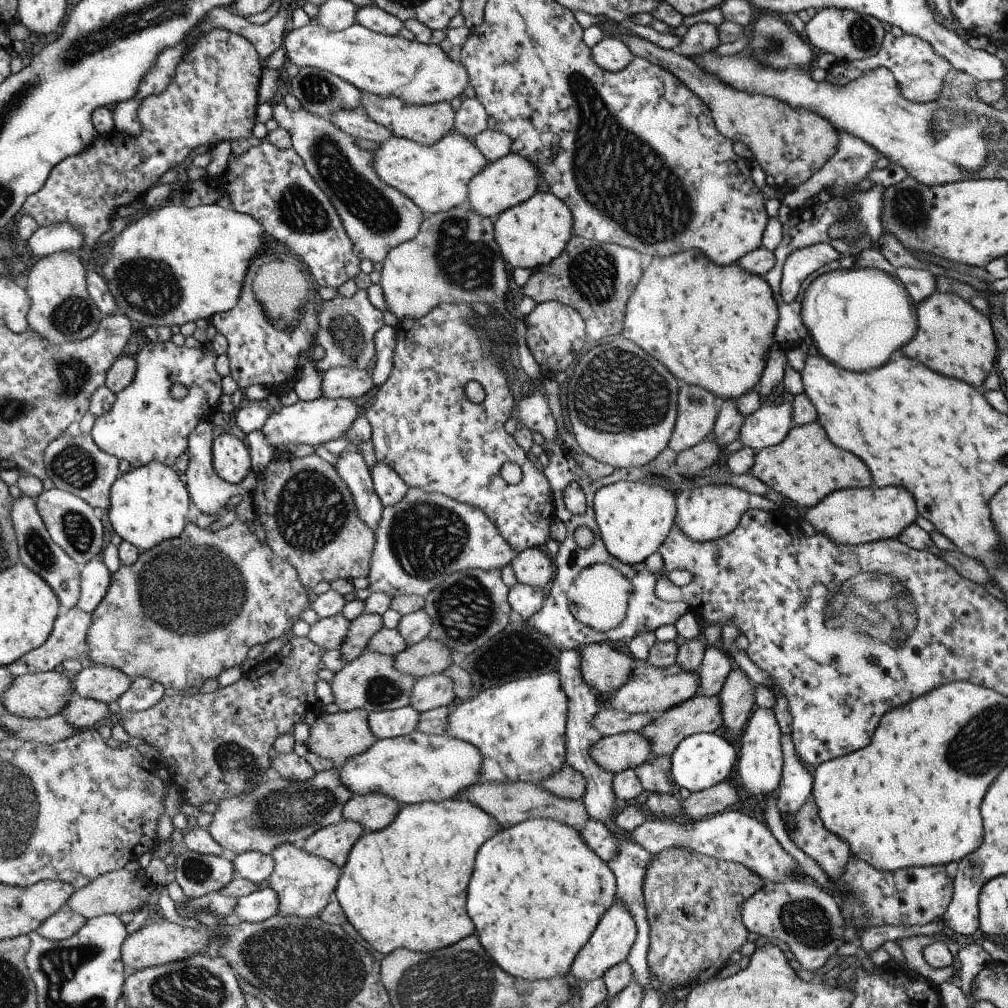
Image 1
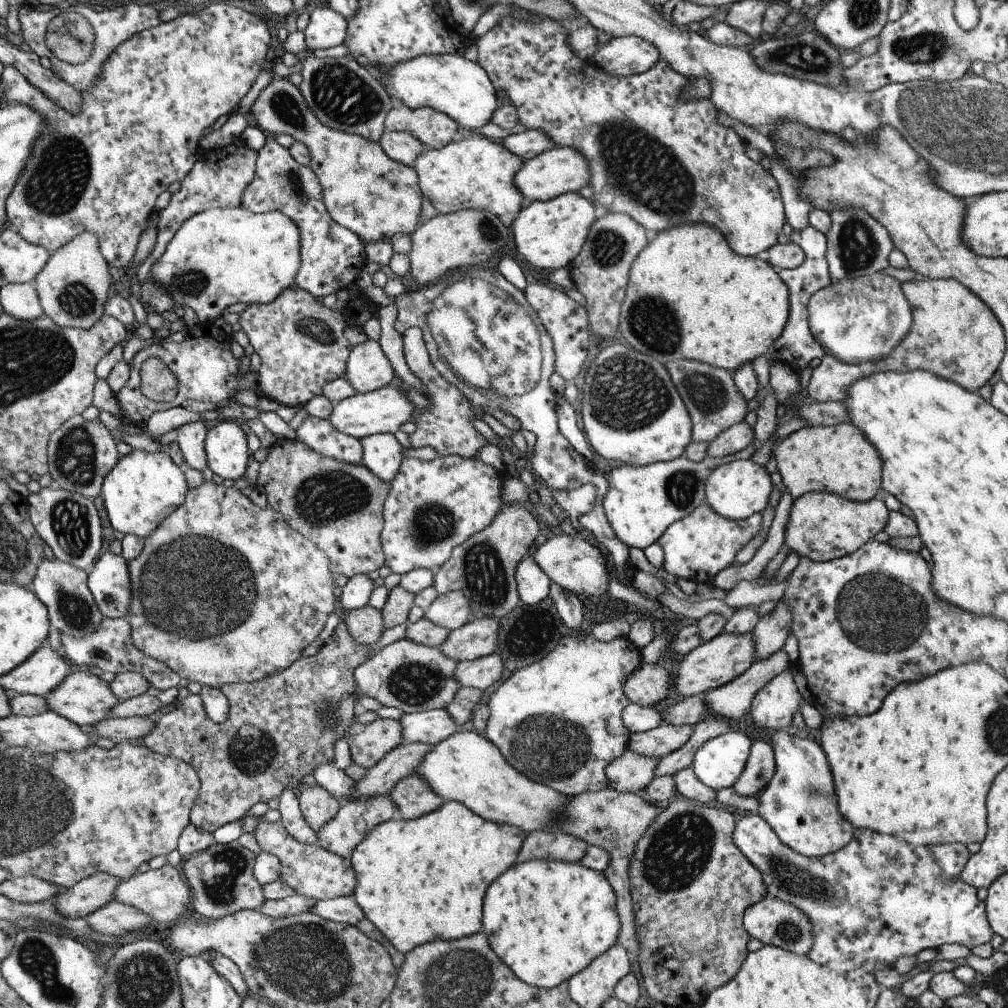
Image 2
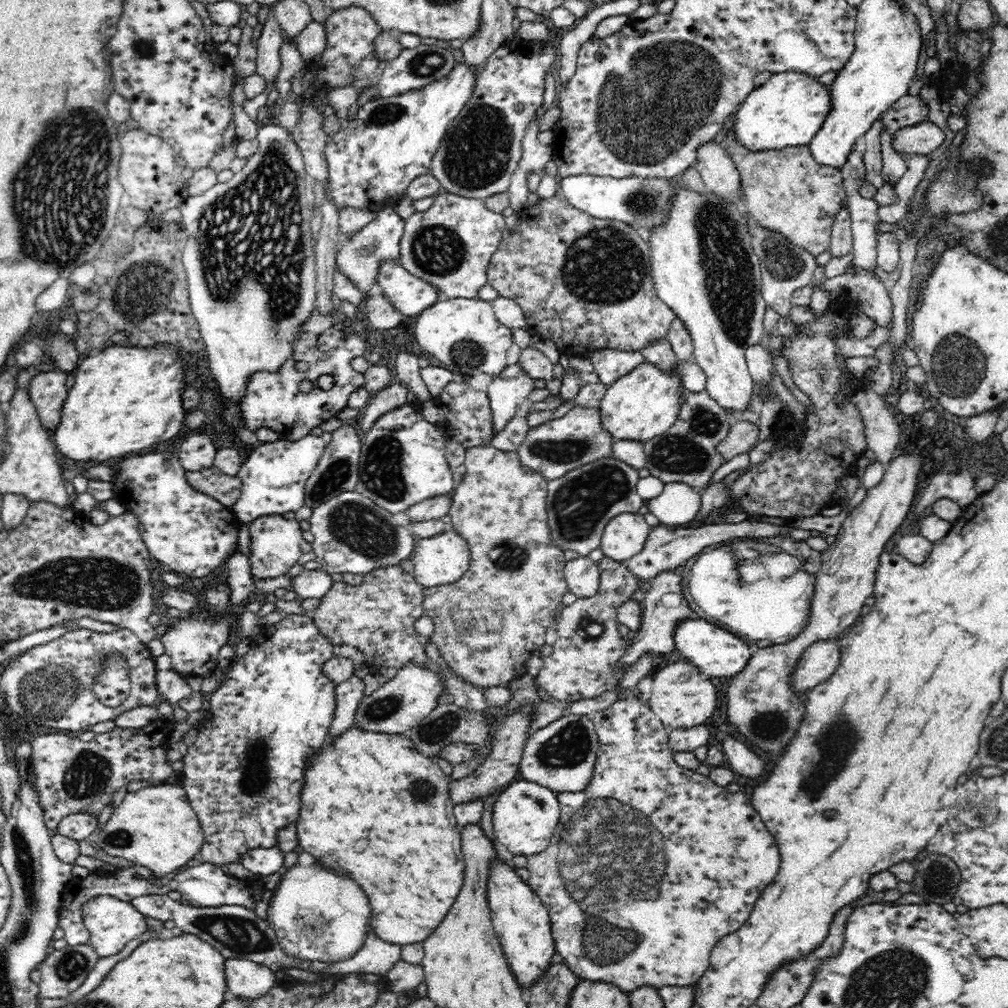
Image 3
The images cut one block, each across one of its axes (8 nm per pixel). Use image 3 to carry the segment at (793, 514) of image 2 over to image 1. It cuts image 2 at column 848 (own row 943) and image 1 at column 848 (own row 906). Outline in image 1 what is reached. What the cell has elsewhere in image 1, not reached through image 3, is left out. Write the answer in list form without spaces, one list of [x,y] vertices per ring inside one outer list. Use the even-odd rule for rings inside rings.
[[[876,486],[864,489],[842,489],[831,492],[816,506],[810,507],[802,520],[811,524],[818,533],[830,538],[836,545],[858,546],[869,542],[896,538],[919,516],[914,497],[902,487]]]

